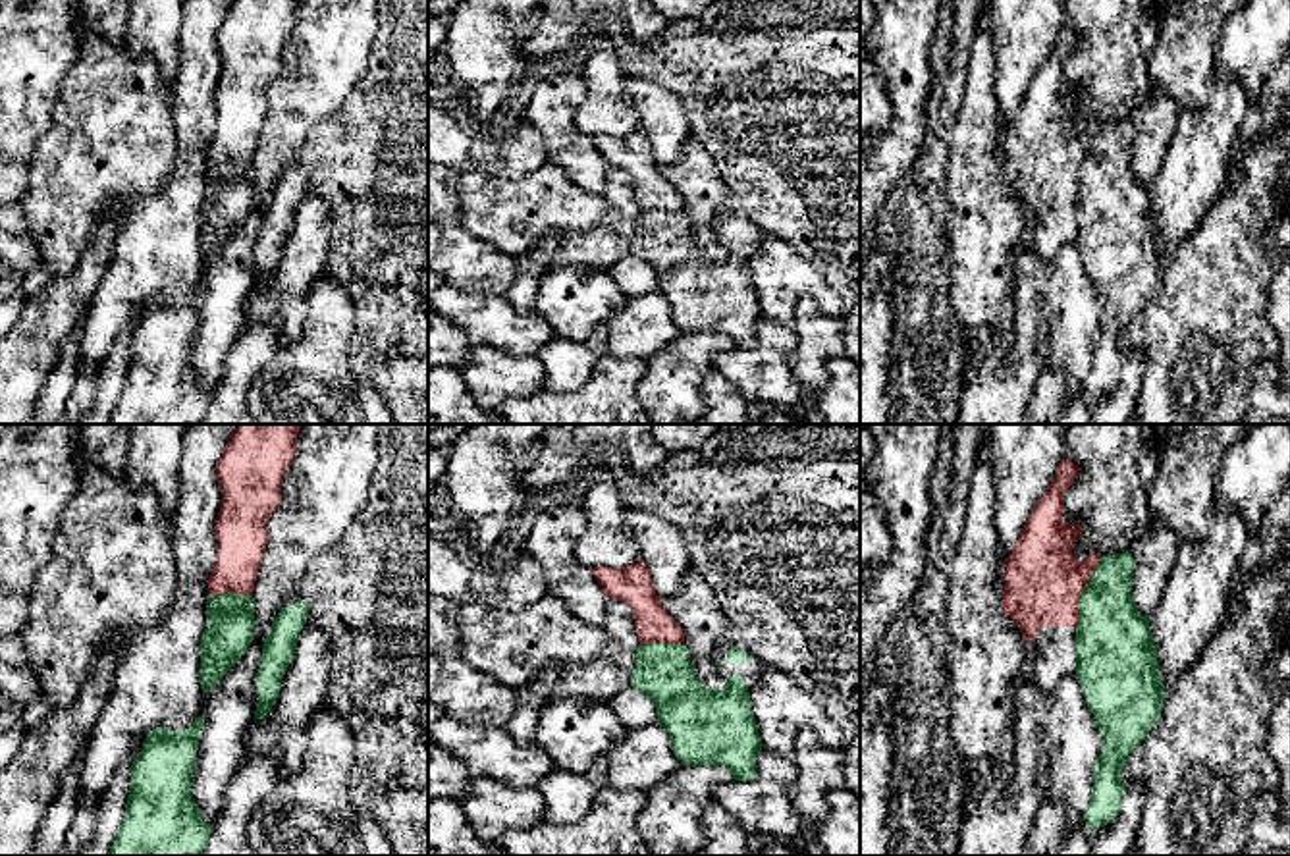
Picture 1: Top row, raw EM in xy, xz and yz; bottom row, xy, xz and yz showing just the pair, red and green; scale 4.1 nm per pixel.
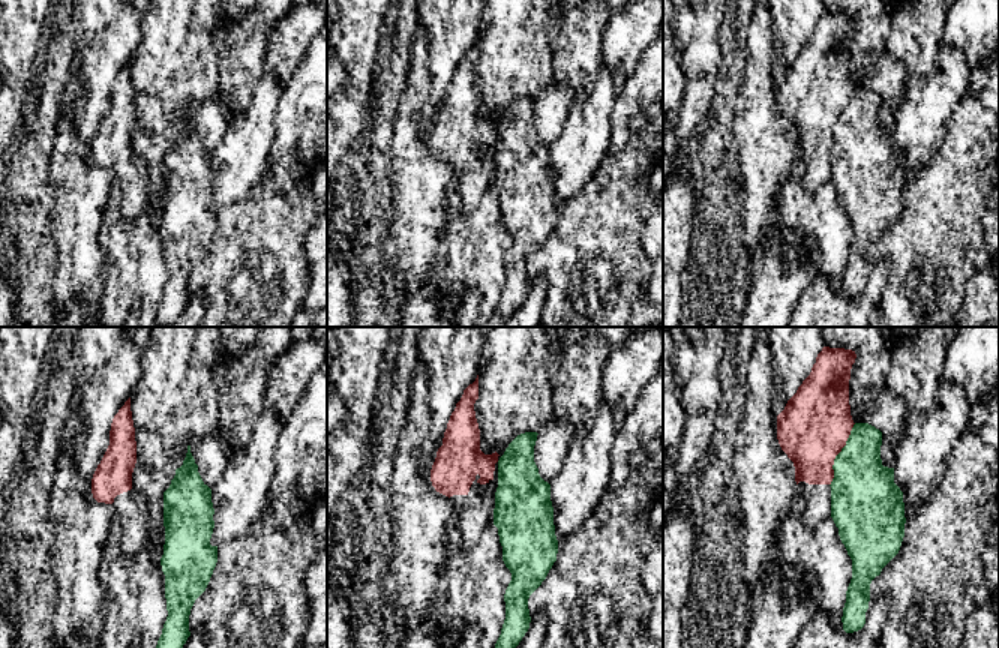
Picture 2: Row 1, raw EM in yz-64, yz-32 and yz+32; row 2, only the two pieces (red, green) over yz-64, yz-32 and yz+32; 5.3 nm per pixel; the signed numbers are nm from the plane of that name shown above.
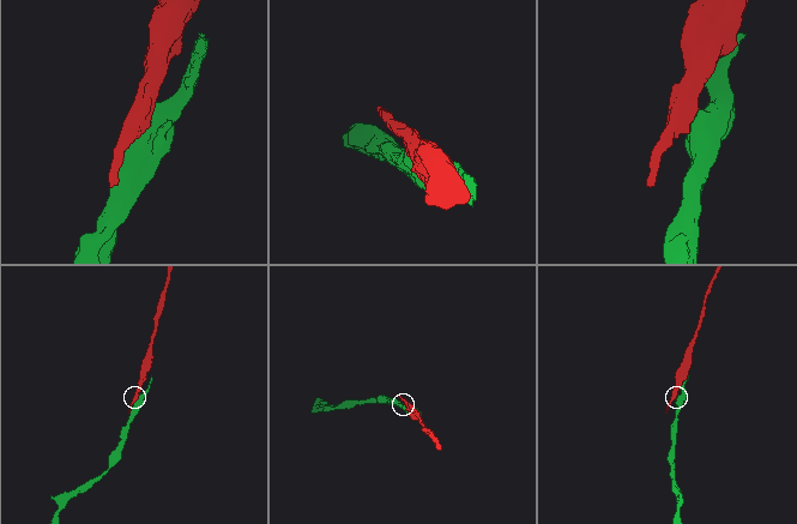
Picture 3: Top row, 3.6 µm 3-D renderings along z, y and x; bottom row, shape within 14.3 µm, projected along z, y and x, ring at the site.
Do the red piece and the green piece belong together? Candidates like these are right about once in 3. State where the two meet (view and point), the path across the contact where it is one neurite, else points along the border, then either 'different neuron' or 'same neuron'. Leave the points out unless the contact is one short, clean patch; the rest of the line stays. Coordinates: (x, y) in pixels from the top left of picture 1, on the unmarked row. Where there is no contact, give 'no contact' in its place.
yz (1080, 160) | along yz (1101, 126), (1082, 159), (1080, 186), (1074, 193) | different neuron

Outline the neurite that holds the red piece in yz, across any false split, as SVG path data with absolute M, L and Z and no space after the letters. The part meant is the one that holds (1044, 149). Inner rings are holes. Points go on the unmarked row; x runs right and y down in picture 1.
M1062 27L1057 44L1035 71L1003 133L1003 181L1018 193L1026 206L1026 218L1034 220L1034 249L1043 264L1051 264L1068 241L1076 241L1080 164L1101 127L1095 120L1086 129L1078 129L1072 121L1082 94L1078 89L1066 94L1062 75L1064 62L1074 46L1078 46L1078 35L1070 27Z

